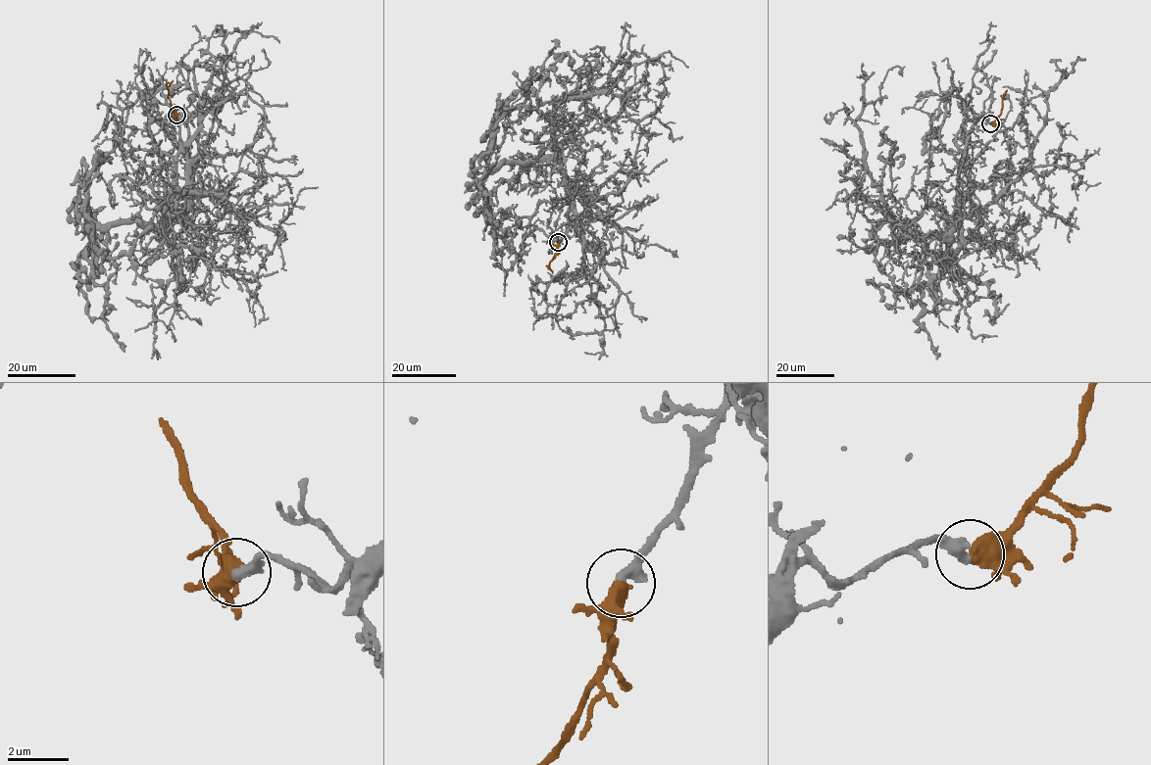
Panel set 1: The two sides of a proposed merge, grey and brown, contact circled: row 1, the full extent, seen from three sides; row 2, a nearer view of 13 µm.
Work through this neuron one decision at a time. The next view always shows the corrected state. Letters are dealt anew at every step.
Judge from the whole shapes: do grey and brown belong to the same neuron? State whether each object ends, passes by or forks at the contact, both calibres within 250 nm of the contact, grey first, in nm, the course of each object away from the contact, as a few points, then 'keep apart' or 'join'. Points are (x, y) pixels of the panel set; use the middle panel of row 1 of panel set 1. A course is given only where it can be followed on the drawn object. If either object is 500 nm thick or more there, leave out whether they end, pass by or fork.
400 nm thick on the grey side, 600 nm on the other; grey runs (558, 242), (572, 180), (557, 159), (553, 105), (572, 93), (585, 102), (573, 137), (579, 163); brown runs (558, 242), (548, 266), (553, 273); join

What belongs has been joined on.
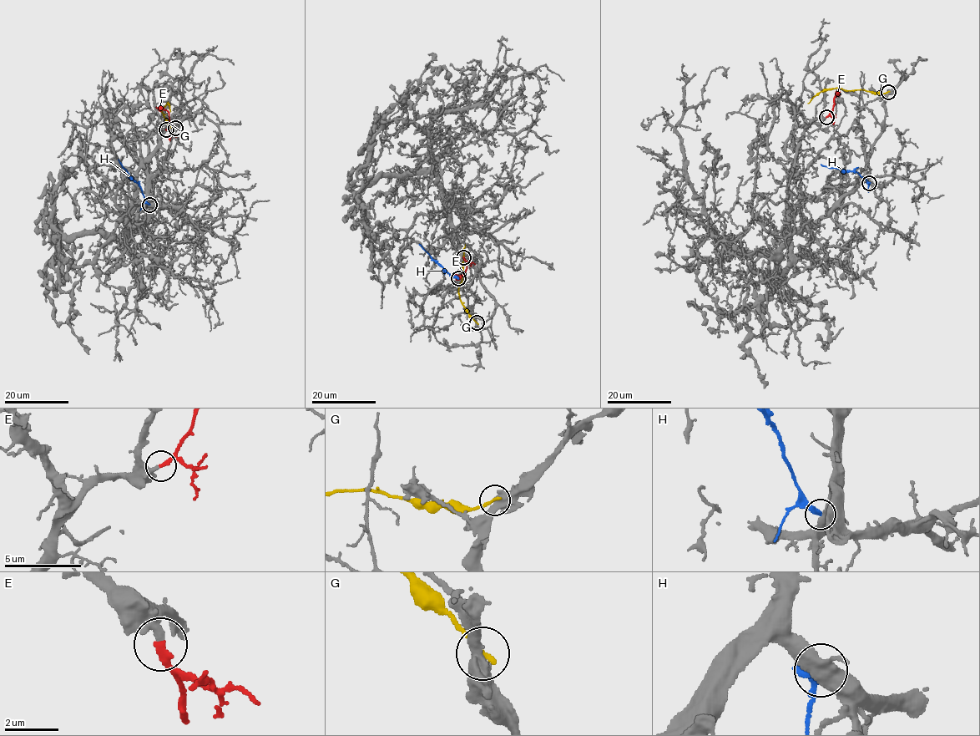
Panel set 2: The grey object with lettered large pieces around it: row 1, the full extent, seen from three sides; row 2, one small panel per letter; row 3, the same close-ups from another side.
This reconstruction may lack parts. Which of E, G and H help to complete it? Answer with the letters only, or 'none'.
E

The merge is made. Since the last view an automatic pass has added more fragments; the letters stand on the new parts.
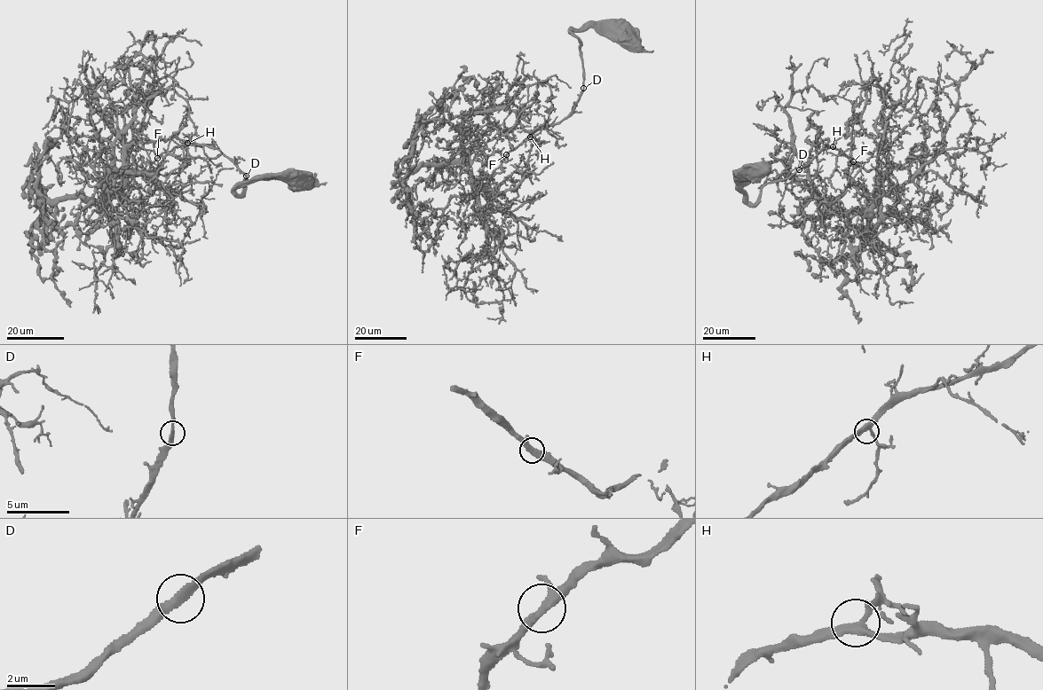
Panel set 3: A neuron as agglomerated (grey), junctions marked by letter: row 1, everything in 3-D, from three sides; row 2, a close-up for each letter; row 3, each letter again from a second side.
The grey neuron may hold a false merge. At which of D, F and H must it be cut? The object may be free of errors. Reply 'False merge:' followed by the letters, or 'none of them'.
False merge: none of them

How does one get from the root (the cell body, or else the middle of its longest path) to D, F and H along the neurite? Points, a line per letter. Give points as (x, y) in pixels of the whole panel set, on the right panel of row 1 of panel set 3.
D: (755, 172), (759, 173), (744, 185), (741, 192), (753, 204), (763, 185), (788, 178), (799, 169)
F: (755, 172), (759, 173), (741, 192), (753, 204), (763, 185), (788, 178), (824, 145), (842, 152), (852, 162)
H: (755, 172), (759, 173), (741, 192), (753, 204), (768, 183), (788, 178), (822, 145), (833, 146)

